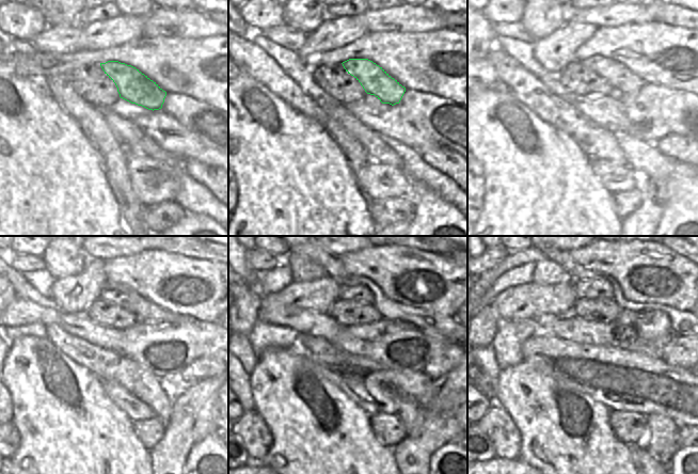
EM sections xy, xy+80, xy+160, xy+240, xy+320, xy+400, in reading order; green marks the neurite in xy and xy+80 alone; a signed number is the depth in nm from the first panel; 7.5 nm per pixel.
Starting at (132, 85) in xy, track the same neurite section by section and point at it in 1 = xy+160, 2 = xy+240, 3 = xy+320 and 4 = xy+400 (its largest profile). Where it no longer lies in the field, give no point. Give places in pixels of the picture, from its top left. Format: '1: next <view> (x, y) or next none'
1: next xy+160 (623, 81)
2: next xy+240 (132, 301)
3: next xy+320 (362, 293)
4: next xy+400 (595, 287)

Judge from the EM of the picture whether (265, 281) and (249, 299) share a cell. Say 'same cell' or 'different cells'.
different cells

